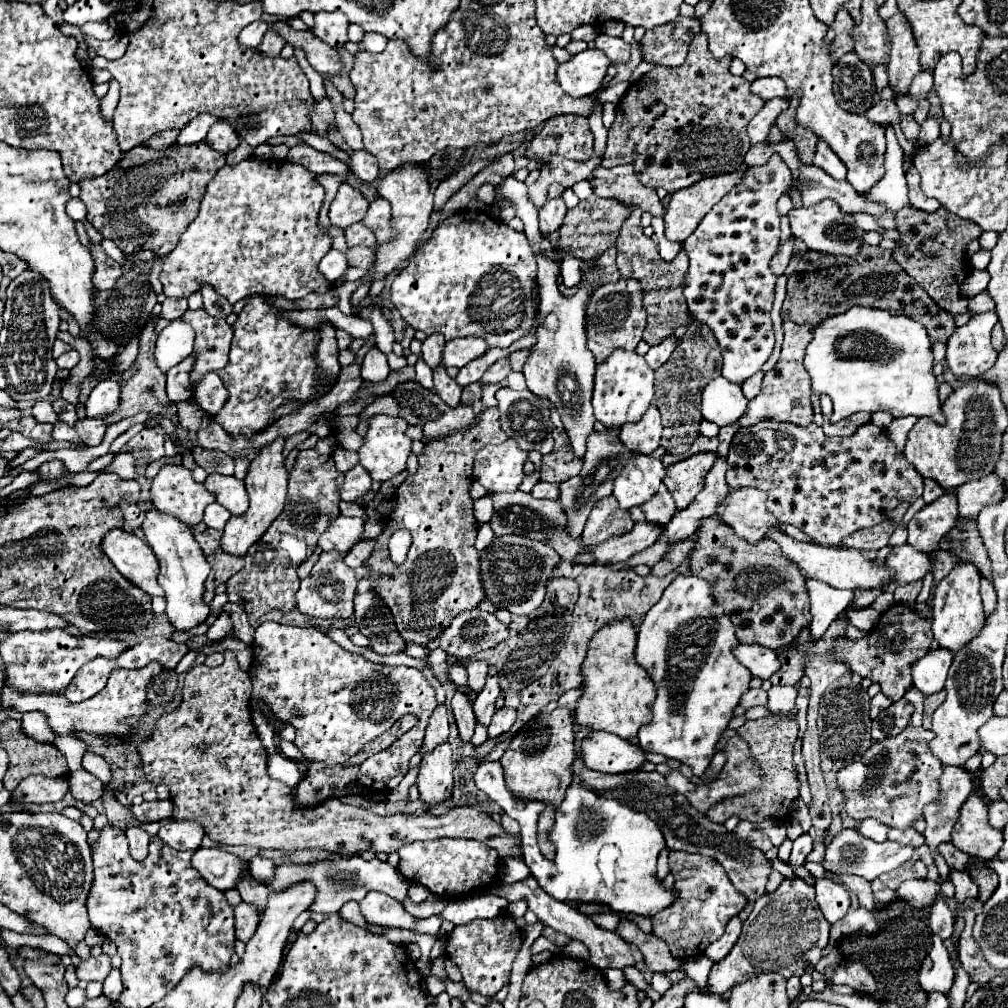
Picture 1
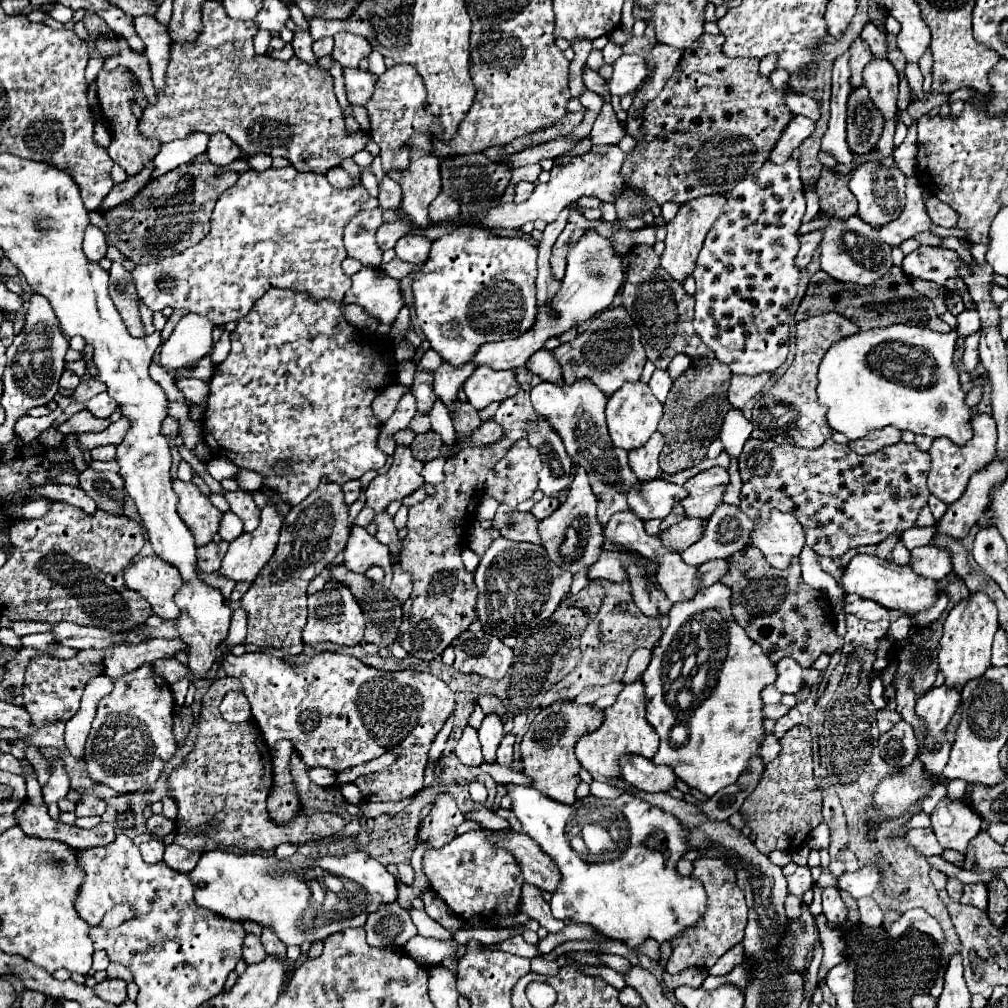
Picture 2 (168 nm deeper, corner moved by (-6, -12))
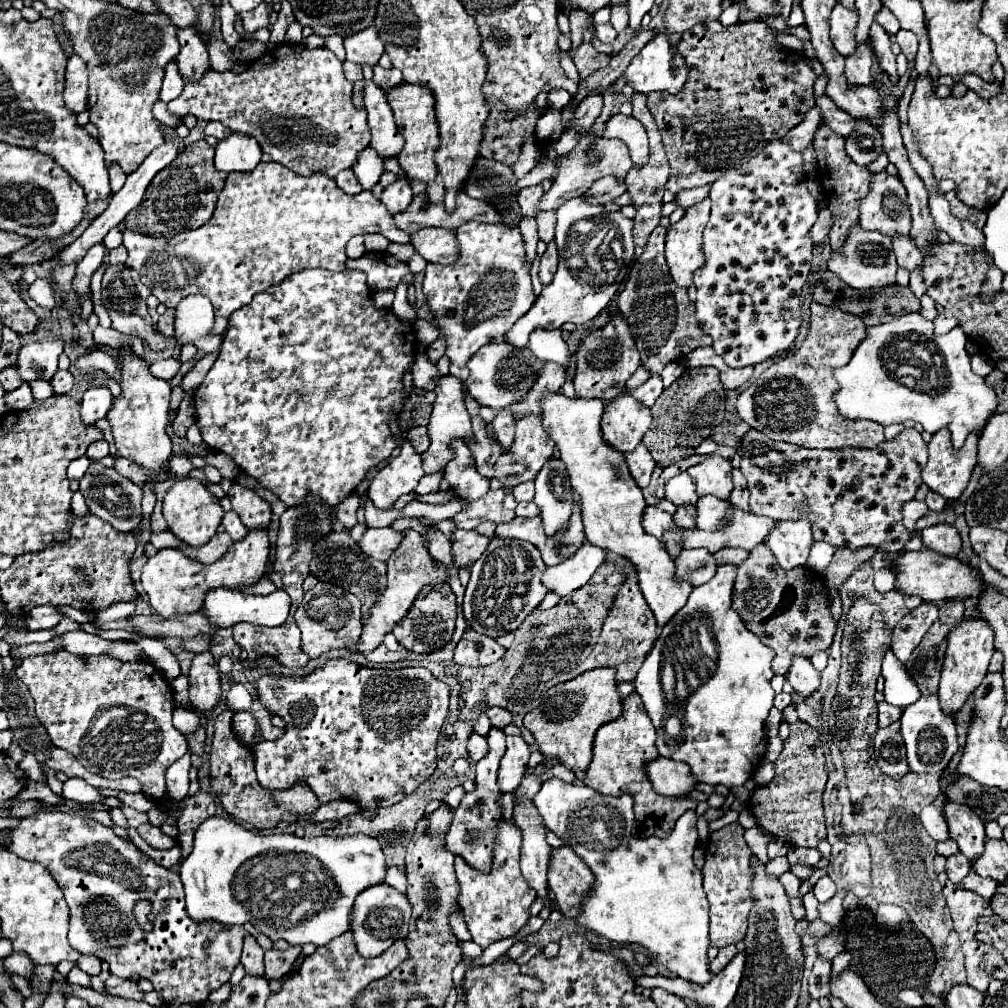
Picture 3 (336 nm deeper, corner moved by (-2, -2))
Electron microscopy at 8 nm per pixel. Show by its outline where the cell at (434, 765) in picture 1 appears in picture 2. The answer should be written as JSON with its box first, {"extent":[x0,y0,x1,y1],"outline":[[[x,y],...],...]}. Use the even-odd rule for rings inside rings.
{"extent":[419,792,465,848],"outline":[[[439,792],[433,800],[429,816],[423,818],[419,828],[419,840],[427,840],[429,846],[439,848],[455,836],[455,828],[465,820],[449,792]]]}

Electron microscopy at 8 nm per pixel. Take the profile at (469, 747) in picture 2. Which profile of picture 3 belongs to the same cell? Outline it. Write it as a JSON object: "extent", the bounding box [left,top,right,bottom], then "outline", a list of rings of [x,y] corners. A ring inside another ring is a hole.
{"extent":[467,734,489,762],"outline":[[[471,734],[469,742],[467,742],[467,750],[469,750],[469,758],[473,762],[479,762],[489,752],[489,746],[487,746],[487,740],[483,736]]]}

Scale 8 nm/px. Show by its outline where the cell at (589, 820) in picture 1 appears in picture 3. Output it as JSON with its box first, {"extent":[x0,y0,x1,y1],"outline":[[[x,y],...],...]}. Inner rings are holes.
{"extent":[533,778,711,986],"outline":[[[551,778],[545,780],[541,790],[533,798],[535,808],[539,810],[545,826],[555,832],[565,844],[569,844],[575,854],[591,868],[595,874],[595,884],[589,896],[583,900],[579,922],[595,930],[597,934],[615,940],[615,942],[629,942],[629,944],[641,944],[645,946],[655,958],[667,966],[673,974],[703,986],[711,980],[709,972],[709,960],[707,960],[707,948],[709,948],[709,900],[703,890],[701,870],[693,864],[693,850],[697,848],[697,814],[685,812],[681,820],[675,824],[669,838],[657,838],[657,836],[635,836],[633,834],[633,798],[629,794],[623,794],[619,798],[603,796],[595,792],[589,786],[577,786],[577,784],[565,784],[563,780]],[[571,794],[595,794],[599,798],[595,800],[579,800]]]}

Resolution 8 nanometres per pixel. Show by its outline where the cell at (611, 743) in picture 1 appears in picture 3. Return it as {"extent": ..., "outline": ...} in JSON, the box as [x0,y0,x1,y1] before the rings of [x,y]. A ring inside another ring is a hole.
{"extent":[647,758,697,796],"outline":[[[657,758],[653,764],[647,764],[647,776],[655,790],[663,796],[687,796],[697,786],[697,780],[687,764],[667,758]]]}

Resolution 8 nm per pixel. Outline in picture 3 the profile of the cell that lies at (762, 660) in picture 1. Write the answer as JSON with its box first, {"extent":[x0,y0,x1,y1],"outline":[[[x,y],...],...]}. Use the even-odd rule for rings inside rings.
{"extent":[787,656,821,696],"outline":[[[795,656],[793,664],[791,664],[791,672],[787,674],[787,680],[791,682],[791,686],[795,688],[797,694],[801,696],[811,696],[813,692],[819,690],[821,682],[819,682],[819,672],[813,668],[813,664],[807,658]]]}

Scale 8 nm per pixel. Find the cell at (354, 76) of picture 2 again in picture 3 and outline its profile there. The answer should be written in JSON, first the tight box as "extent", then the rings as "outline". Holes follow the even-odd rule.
{"extent":[365,80,405,158],"outline":[[[373,80],[365,82],[365,110],[371,130],[371,148],[377,150],[379,158],[397,158],[405,140],[395,126],[387,96]]]}

